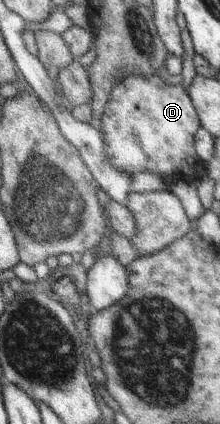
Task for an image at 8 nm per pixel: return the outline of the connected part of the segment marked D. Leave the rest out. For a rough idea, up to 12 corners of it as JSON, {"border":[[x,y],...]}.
{"border":[[134,73],[100,117],[107,161],[191,177],[199,121],[182,84]]}

